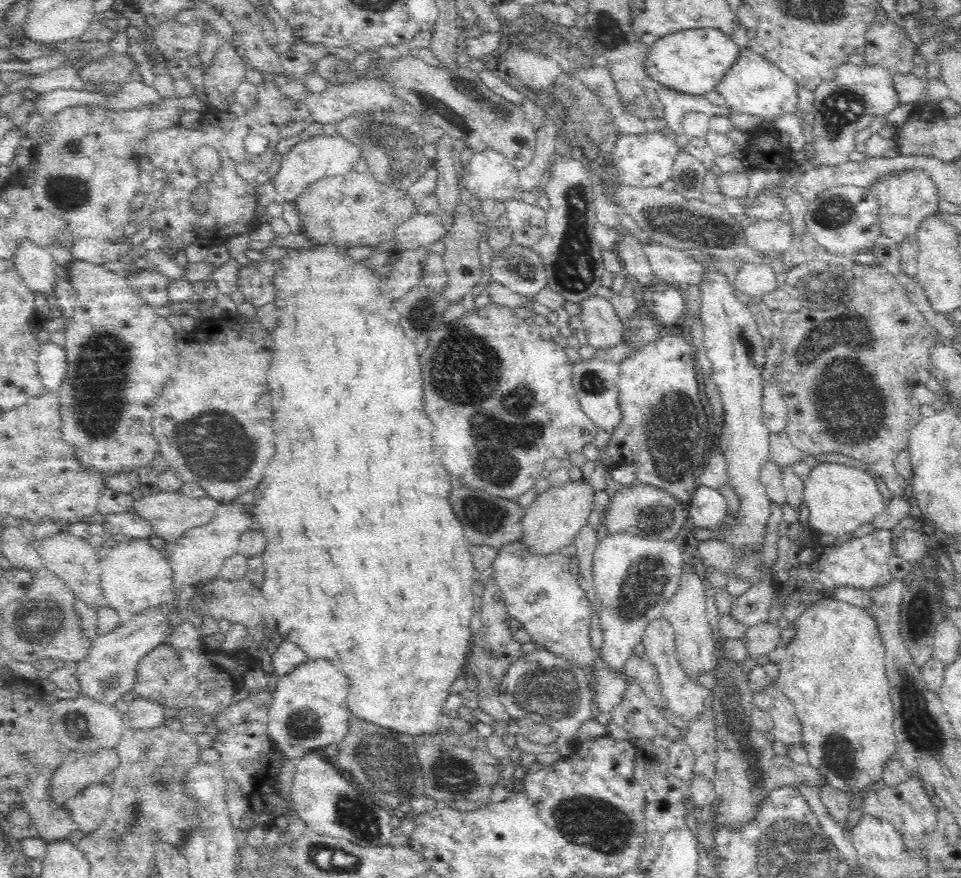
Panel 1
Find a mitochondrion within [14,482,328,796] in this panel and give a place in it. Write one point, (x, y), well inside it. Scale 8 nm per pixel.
(41, 615)

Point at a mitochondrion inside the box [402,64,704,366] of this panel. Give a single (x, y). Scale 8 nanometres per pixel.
(575, 267)

